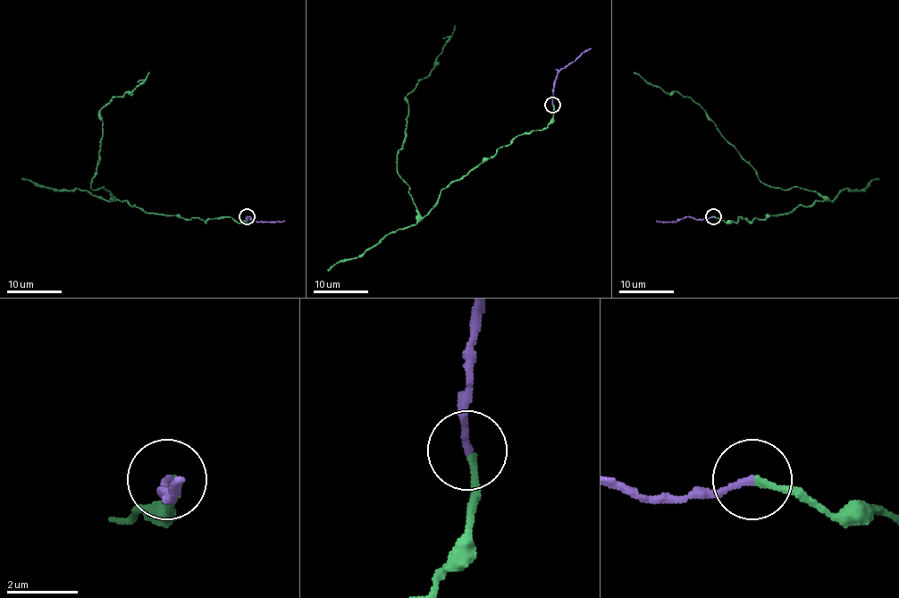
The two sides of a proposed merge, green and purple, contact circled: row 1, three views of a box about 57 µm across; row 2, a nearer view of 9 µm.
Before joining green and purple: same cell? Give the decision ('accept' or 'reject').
accept

